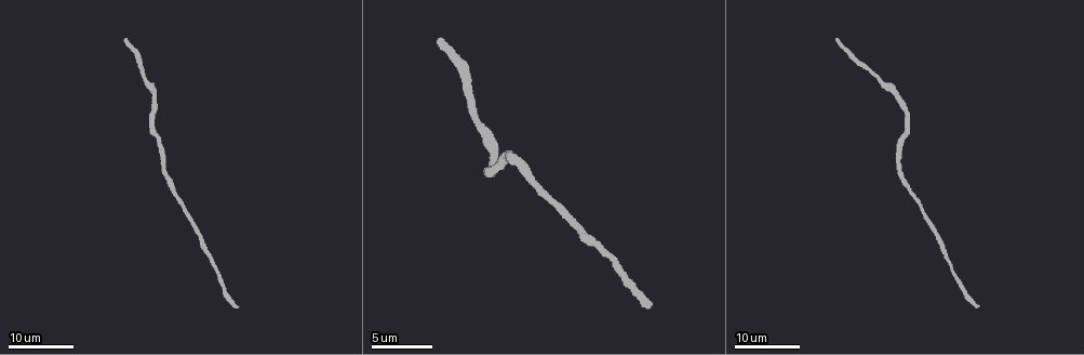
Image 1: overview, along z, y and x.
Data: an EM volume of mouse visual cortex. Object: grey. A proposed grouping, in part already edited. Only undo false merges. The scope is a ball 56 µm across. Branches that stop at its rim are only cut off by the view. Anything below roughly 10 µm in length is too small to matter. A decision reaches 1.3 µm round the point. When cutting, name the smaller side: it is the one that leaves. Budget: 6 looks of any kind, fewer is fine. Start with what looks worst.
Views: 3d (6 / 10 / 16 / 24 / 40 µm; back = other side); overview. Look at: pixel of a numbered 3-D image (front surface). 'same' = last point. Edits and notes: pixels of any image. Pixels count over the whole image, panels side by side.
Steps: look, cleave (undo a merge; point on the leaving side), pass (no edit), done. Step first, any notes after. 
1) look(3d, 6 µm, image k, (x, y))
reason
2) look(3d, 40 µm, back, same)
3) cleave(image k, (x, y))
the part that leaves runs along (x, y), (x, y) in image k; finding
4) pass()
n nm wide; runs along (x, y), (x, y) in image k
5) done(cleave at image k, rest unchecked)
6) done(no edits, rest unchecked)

look(3d, 24 µm, image 1, (902, 175))

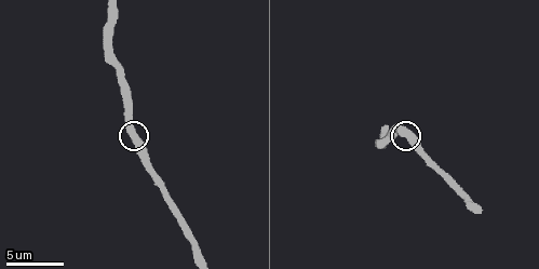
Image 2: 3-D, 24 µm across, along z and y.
look(3d, 10 µm, image 2, (409, 130))

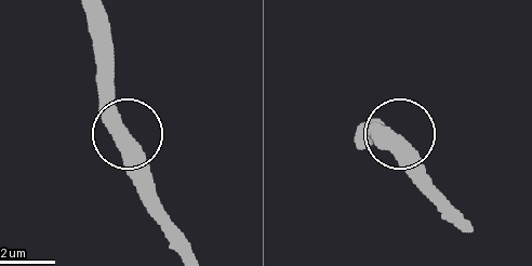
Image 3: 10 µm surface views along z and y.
pass()
side arm 28 µm; one neuron here

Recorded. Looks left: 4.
look(3d, 6 µm, image 2, (185, 230))
narrows sharply

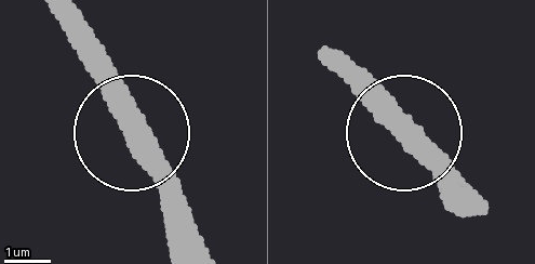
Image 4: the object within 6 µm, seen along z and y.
pass()
430 nm wide; runs along (57, 14), (147, 166), (189, 208) in image 4; one neuron here

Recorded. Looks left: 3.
look(3d, 16 µm, image 2, (111, 49))
thin neck

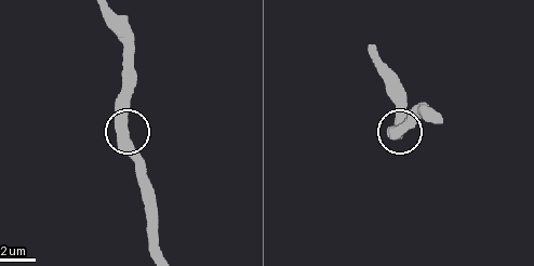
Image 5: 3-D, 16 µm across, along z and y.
look(3d, 6 µm, image 5, (124, 134))
closer look

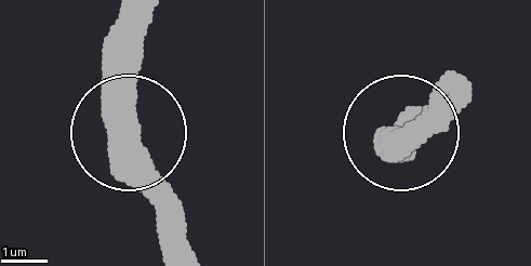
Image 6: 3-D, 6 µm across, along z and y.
pass()
runs along (166, 244), (166, 198), (131, 117), (119, 16) in image 6; continuous, no second neuron

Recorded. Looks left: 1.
done(no edits, rest unchecked)

